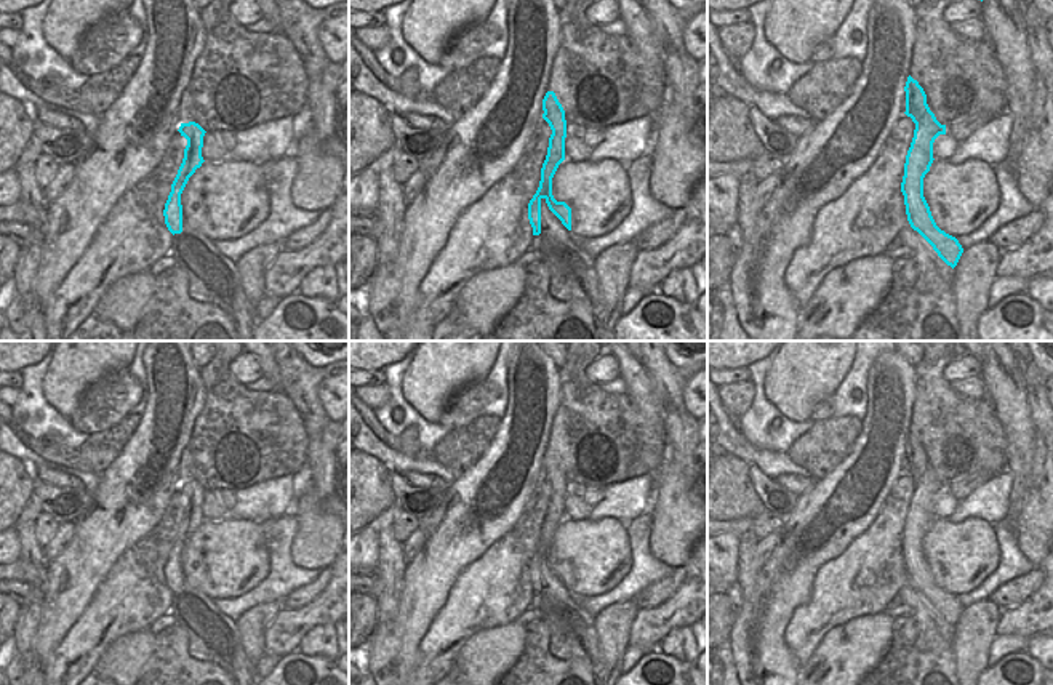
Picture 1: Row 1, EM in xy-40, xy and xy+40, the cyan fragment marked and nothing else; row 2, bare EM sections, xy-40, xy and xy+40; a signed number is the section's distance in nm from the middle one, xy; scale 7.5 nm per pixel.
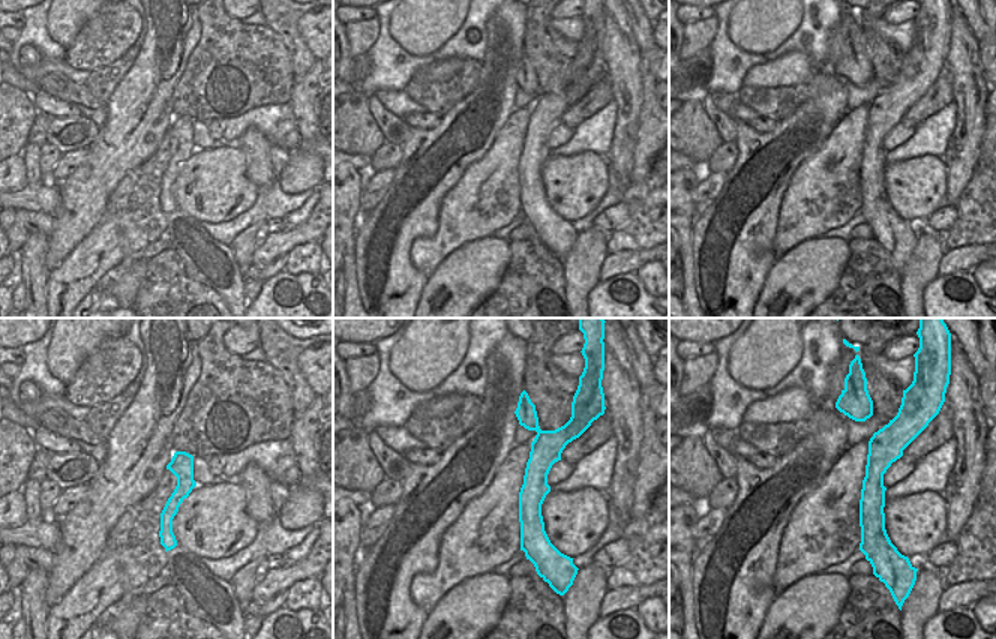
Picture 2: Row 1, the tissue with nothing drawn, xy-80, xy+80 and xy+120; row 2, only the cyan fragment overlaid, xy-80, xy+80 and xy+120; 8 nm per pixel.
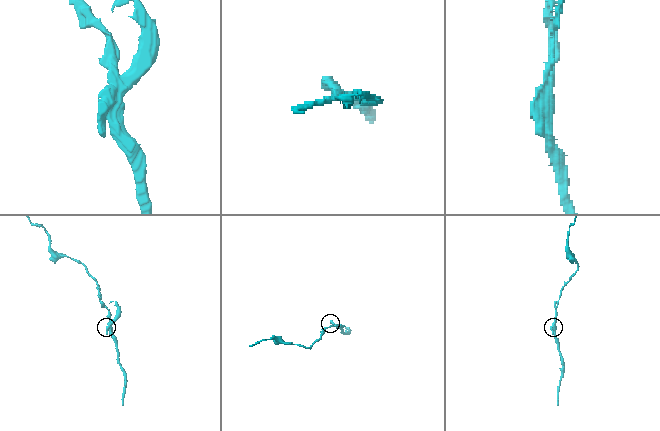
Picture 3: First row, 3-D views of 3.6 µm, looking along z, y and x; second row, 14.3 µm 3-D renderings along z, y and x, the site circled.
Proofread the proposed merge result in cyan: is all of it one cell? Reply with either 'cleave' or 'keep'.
cleave

